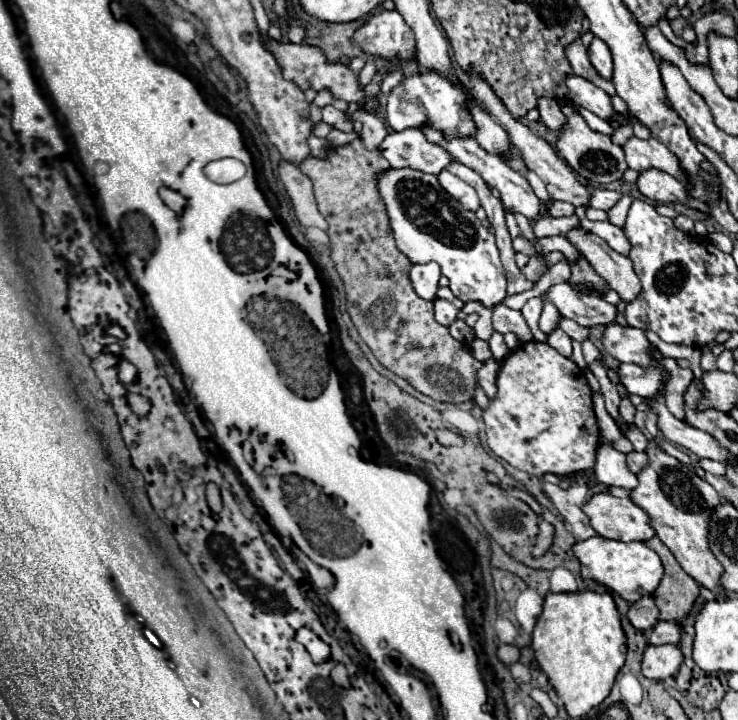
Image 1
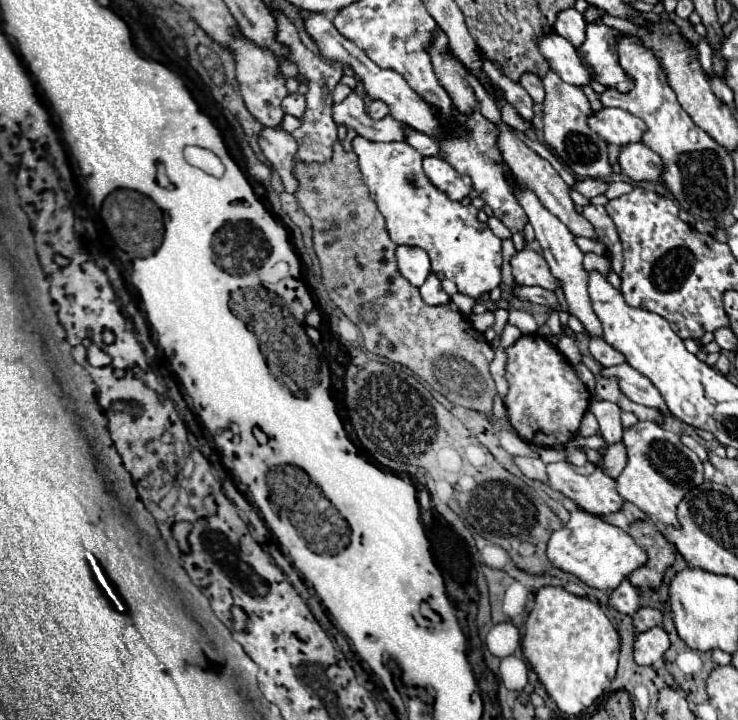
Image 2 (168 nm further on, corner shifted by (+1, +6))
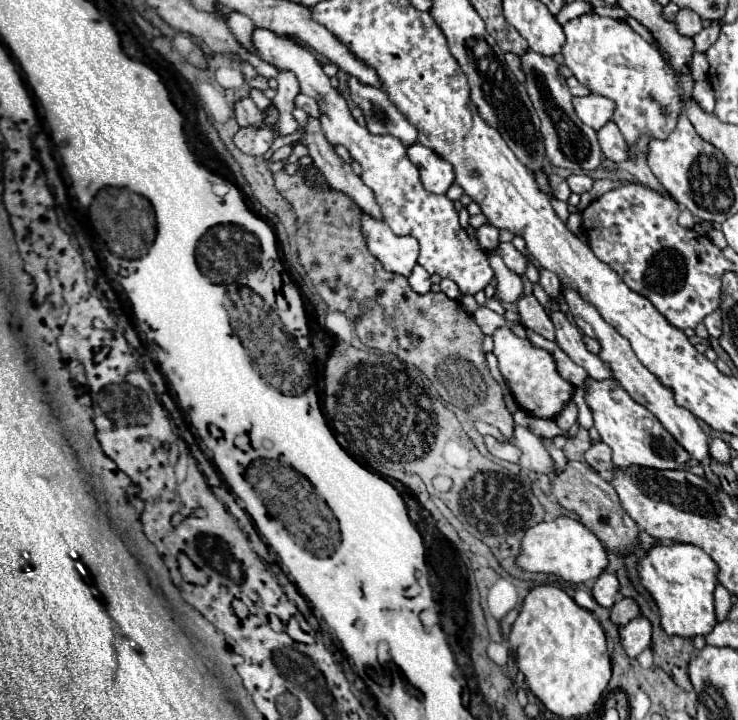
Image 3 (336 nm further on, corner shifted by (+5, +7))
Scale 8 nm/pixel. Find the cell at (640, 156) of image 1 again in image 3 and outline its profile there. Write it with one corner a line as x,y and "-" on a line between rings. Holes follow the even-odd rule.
595,94
573,98
573,106
575,106
577,116
595,130
599,130
605,122
609,122
615,110
615,104
609,98
595,96

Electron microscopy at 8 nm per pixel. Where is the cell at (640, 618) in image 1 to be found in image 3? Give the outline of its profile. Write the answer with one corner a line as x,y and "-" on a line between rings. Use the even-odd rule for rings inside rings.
607,572
599,574
599,578
593,582
591,594
597,600
597,604
601,604
605,608
613,606
615,600
619,598
619,582
617,582
617,576
607,574

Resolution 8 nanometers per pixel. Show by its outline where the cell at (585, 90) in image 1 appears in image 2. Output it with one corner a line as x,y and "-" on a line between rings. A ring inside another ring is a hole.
555,31
539,41
539,51
565,83
575,87
587,87
591,83
591,73
583,67
575,47

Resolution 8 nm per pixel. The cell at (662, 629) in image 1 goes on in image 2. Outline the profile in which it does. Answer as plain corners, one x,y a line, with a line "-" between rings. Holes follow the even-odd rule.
641,607
641,609
633,615
633,623
635,623
637,633
649,631
651,627
661,625
661,621
663,621
663,613
661,613
659,609
653,609
653,607

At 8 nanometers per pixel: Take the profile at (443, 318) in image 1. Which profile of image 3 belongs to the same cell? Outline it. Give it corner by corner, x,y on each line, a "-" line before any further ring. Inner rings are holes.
415,266
415,270
411,272
411,276
409,276
409,284
411,284
411,288
415,290
415,292
419,292
419,294
427,294
429,290
431,290
431,276
427,274
427,270
423,268
423,266

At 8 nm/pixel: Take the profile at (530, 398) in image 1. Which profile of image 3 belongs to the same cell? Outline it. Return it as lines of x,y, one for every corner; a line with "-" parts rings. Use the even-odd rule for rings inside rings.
509,326
499,328
493,334
493,340
495,340
493,354
499,360
499,370
501,370
503,378
507,380
515,402
525,412
529,412
533,416
539,416
539,418
555,418
567,406
567,402
571,400
573,386
557,374
553,356
549,352
545,352
543,348
533,346
527,338
515,336
509,330

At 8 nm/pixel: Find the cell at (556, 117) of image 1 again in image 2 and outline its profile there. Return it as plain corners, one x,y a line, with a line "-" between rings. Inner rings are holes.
525,73
519,83
521,83
521,87
531,95
531,99
533,99
537,105
543,105
543,95
545,95
545,91
543,91
543,83
541,83
541,79
539,79
537,75

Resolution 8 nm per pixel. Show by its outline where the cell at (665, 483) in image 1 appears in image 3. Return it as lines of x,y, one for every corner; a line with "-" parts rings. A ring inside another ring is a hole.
585,380
585,402
593,414
595,428
601,434
601,440
613,450
613,464
619,468
627,468
631,464
651,466
663,470
689,470
683,466
689,462
689,454
663,430
663,424
645,408
639,406
617,380

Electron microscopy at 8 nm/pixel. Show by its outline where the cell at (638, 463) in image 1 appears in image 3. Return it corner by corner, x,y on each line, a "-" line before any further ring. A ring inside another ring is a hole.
605,442
591,444
591,448
585,452
585,460
589,466
593,466
597,472
611,470
611,448

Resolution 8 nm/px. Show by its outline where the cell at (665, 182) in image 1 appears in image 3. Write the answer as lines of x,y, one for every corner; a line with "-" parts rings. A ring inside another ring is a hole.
607,122
605,126
601,126
597,130
597,138
599,138
599,146
603,150
603,154
613,160
613,162
621,162
621,160
629,160
629,146
623,140
619,128
615,126
615,122

